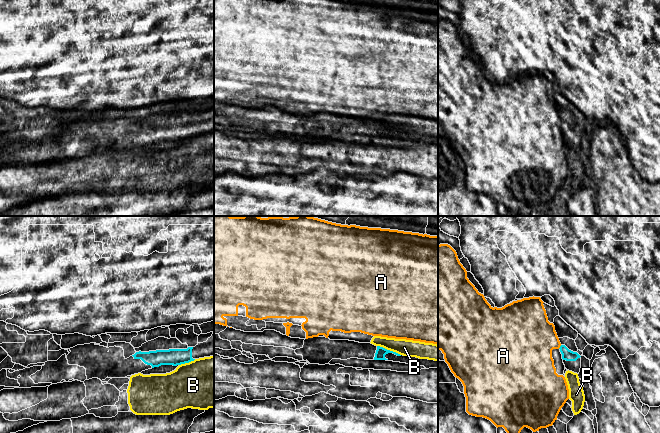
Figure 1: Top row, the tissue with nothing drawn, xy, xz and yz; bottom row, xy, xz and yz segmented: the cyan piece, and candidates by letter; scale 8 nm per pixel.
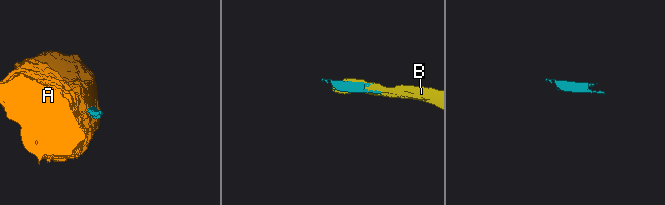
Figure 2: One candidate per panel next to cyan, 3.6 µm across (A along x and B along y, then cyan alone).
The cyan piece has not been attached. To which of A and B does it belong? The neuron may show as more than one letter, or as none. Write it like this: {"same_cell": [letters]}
{"same_cell": []}

